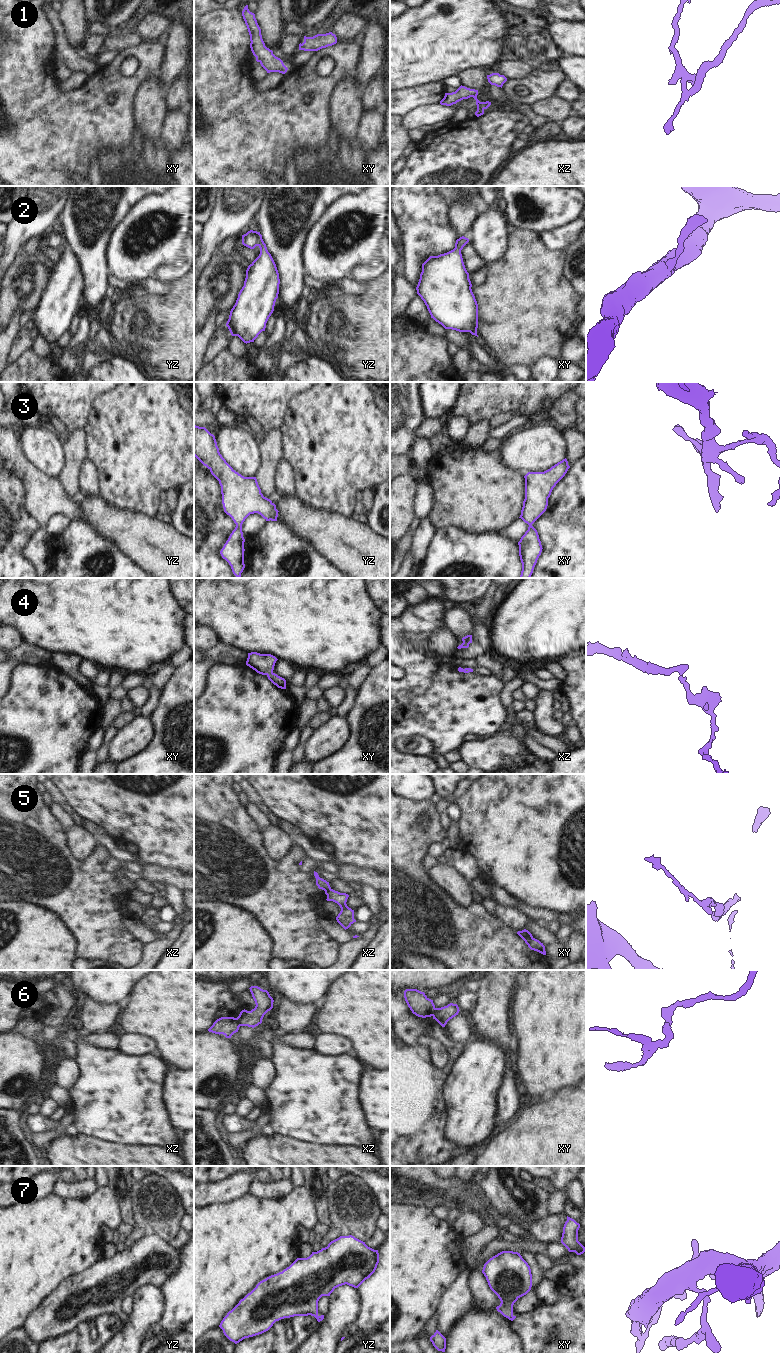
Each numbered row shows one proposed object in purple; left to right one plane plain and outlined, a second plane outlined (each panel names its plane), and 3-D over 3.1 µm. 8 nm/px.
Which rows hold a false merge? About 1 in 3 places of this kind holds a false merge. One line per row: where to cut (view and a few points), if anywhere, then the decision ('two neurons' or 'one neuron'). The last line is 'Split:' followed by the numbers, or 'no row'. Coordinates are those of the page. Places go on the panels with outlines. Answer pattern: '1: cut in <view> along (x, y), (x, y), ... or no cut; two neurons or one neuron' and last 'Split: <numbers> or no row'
1: no cut; one neuron
2: no cut; one neuron
3: no cut; one neuron
4: no cut; one neuron
5: cut in xz along (330, 888), (325, 891); two neurons
6: cut in xz along (237, 1017), (240, 1025); two neurons
7: no cut; one neuron
Split: 5, 6

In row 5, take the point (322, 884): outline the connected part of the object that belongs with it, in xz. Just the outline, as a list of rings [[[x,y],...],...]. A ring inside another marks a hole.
[[[314,871],[314,876],[316,878],[316,885],[319,889],[322,889],[324,891],[327,891],[331,889],[329,882],[319,877],[318,873]]]

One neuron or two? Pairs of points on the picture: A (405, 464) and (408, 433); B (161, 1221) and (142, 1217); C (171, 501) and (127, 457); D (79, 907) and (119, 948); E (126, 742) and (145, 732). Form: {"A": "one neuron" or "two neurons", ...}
{"A": "two neurons", "B": "one neuron", "C": "two neurons", "D": "one neuron", "E": "one neuron"}

